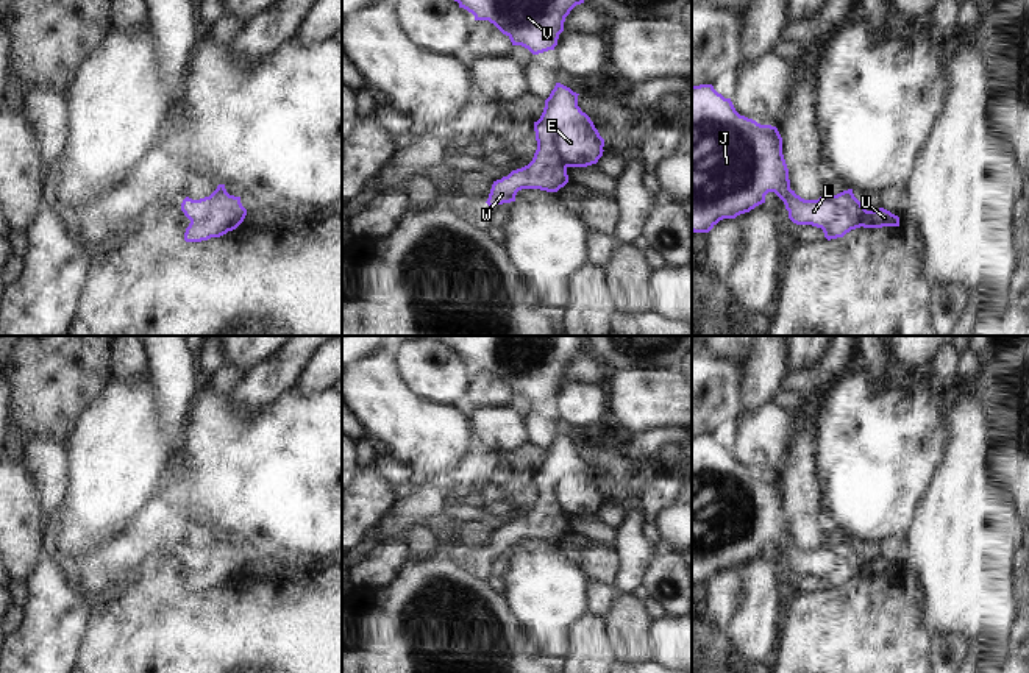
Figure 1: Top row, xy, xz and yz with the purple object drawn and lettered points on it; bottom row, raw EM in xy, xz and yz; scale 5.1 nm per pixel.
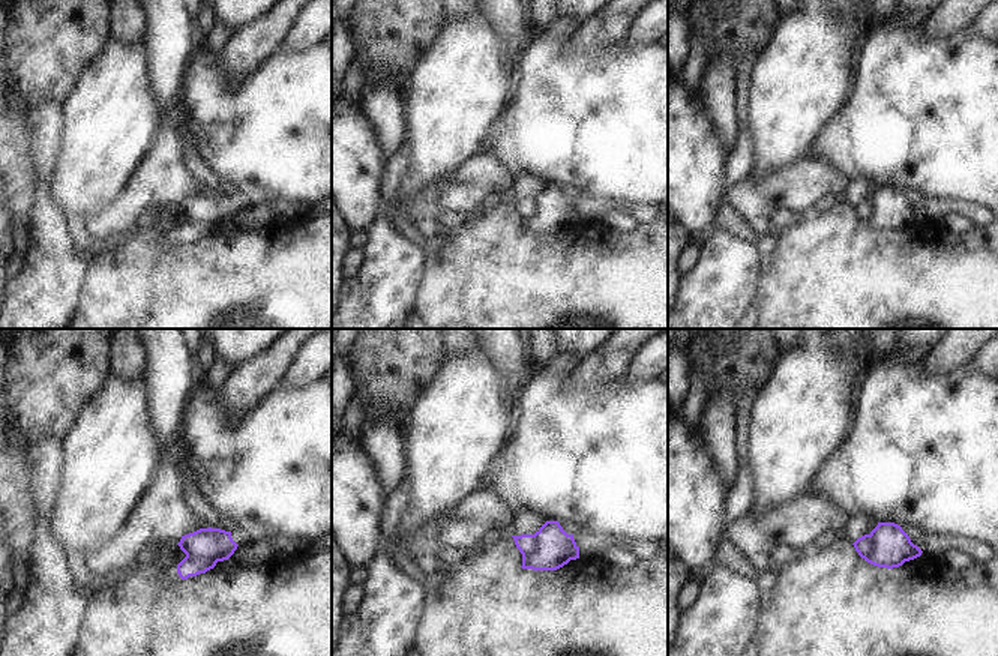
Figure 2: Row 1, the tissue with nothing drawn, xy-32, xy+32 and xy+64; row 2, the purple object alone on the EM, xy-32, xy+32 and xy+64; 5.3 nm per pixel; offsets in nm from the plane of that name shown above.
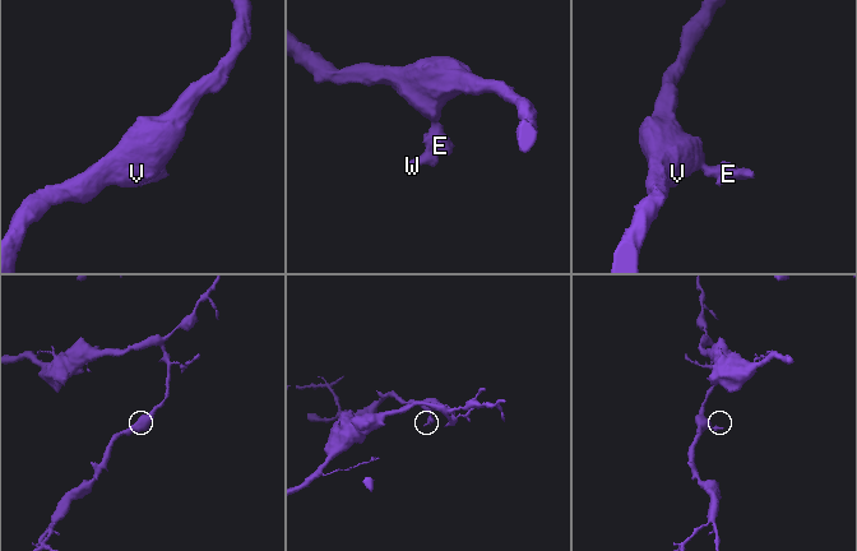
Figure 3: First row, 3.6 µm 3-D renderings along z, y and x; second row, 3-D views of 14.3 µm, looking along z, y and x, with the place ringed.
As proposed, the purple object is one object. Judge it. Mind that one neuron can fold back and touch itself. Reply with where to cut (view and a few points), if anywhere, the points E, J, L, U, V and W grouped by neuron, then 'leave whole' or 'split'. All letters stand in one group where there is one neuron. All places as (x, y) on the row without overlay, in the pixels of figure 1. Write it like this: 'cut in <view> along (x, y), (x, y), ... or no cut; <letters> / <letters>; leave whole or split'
cut in xz along (598, 484), (578, 477), (561, 477), (555, 483), (555, 505); E / J L U V W; split

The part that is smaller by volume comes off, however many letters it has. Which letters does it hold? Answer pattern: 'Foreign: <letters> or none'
Foreign: E

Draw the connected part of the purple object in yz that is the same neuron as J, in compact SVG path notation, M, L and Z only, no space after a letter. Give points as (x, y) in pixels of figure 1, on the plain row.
M692 434L692 581L709 582L720 570L749 562L765 553L768 542L784 551L789 568L796 575L823 579L834 567L835 550L831 543L804 550L790 539L776 476L740 465L731 448L725 448L712 434Z

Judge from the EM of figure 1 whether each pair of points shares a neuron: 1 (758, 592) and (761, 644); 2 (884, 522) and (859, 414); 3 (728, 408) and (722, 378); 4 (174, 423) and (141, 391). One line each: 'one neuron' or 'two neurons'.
1: one neuron
2: one neuron
3: one neuron
4: two neurons

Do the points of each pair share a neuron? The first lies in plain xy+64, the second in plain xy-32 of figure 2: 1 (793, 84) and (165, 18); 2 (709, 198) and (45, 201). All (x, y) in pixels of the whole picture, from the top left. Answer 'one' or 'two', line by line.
1: two
2: two

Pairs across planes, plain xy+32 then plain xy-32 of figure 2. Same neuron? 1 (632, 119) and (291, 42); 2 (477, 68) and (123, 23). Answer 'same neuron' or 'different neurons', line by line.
1: different neurons
2: different neurons

